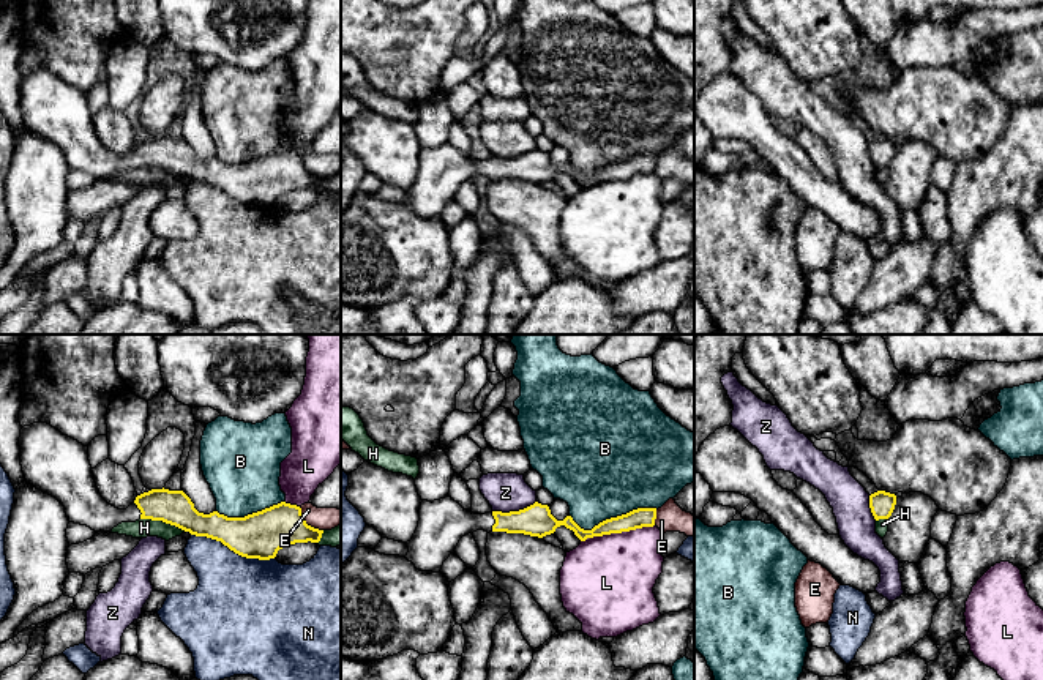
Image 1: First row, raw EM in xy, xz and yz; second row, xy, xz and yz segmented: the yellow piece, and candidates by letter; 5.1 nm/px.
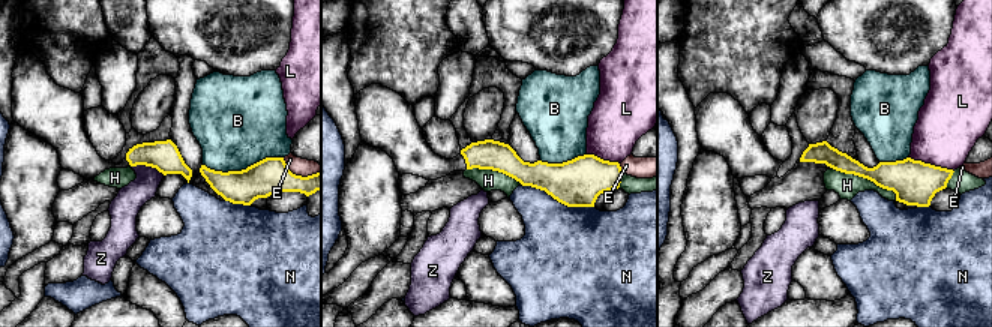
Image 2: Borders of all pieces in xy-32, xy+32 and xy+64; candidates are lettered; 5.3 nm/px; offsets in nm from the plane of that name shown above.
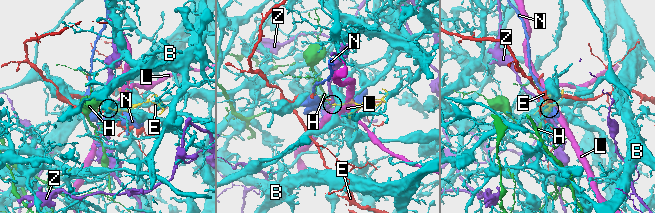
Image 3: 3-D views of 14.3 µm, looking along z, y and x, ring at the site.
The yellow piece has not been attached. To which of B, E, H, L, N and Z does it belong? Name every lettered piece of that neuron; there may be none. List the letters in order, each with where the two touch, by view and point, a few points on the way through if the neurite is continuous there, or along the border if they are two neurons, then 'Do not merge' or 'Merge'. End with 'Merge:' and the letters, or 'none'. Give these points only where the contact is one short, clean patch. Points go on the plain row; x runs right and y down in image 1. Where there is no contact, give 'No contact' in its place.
B: Touches yellow at xz (613, 164). Do not merge
E: Touches yellow at xy (305, 169). Boundary: xy (299, 153), (303, 166), (322, 177). Do not merge
H: Touches yellow at xy (163, 168). Do not merge
L: Touches yellow at xz (617, 179). Do not merge
N: Touches yellow at xy (232, 196). Do not merge
Z: Touches yellow at xz (513, 158). Boundary: xz (535, 147), (518, 156), (493, 158). Do not merge
Merge: none

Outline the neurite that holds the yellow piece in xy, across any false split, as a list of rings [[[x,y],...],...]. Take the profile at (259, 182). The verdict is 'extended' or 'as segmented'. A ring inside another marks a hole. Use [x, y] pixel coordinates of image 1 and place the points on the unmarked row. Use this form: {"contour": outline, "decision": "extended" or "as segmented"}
{"contour": [[[47,69],[21,76],[21,112],[25,128],[55,144],[69,169],[110,178],[121,169],[163,167],[196,183],[221,188],[246,205],[270,207],[295,189],[319,189],[323,177],[306,170],[301,155],[281,148],[245,164],[199,159],[183,137],[151,136],[126,156],[109,151],[98,139],[88,93]]], "decision": "extended"}

